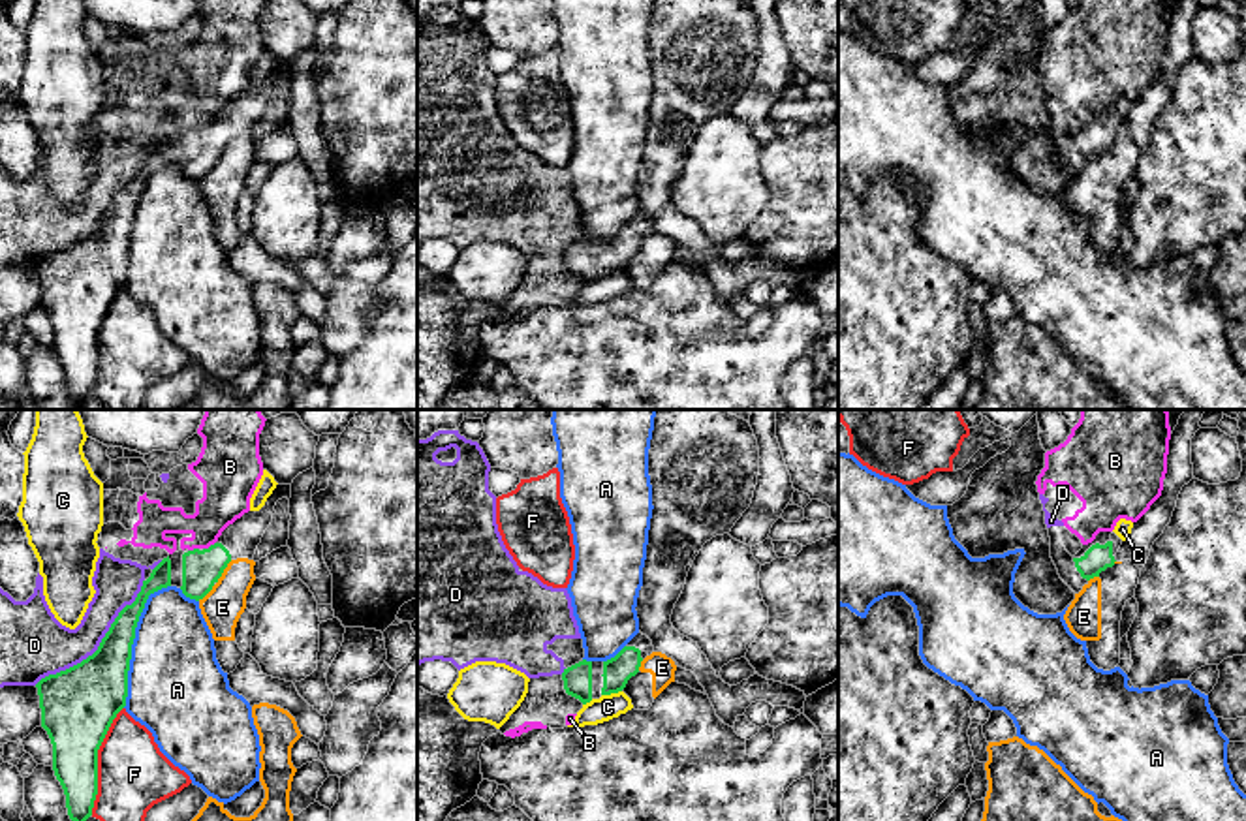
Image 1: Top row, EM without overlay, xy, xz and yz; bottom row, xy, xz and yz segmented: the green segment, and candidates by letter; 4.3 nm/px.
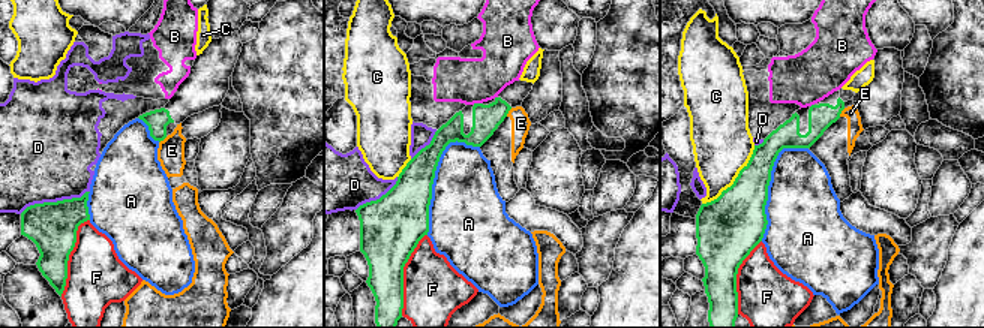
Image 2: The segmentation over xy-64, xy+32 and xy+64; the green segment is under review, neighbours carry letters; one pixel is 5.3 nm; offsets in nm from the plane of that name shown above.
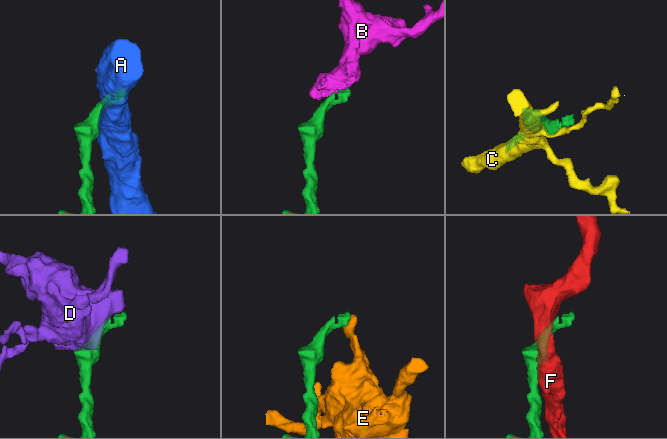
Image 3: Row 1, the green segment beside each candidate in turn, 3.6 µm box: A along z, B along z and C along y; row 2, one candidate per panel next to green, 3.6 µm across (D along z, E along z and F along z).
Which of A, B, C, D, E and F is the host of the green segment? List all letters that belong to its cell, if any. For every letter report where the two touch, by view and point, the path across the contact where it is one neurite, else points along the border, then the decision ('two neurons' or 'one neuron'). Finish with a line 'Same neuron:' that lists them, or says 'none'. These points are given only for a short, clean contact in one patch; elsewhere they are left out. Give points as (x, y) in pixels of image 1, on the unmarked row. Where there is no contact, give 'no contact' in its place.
A: xy (132, 220) | two neurons
B: xy (211, 124) | two neurons
C: xz (611, 271) | two neurons
D: xy (100, 224) | two neurons
E: xy (217, 160) | along xy (232, 139), (218, 160), (198, 179) | two neurons
F: xy (96, 340) | two neurons
Same neuron: none

